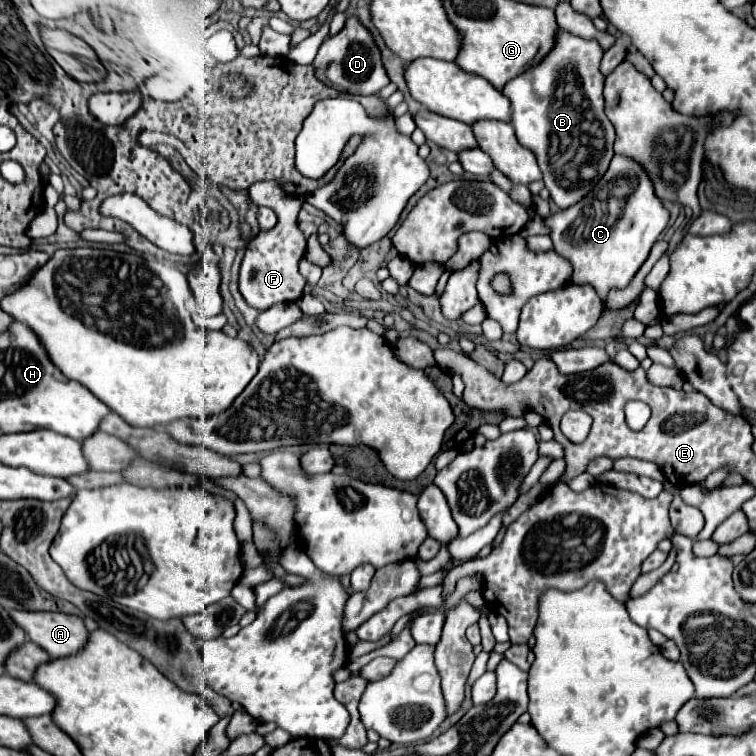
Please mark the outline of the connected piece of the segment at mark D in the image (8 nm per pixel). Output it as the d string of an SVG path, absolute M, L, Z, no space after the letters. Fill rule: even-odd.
M352 16L346 20L346 26L336 34L326 38L326 42L320 46L314 62L314 72L320 82L324 82L330 88L336 88L340 92L348 94L378 94L384 86L388 86L388 76L380 60L380 52L376 50L376 44L370 36L370 32Z

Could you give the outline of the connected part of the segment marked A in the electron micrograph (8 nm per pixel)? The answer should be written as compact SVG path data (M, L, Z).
M10 610L12 620L36 642L50 658L76 654L88 640L88 630L82 618L62 612L26 612Z

